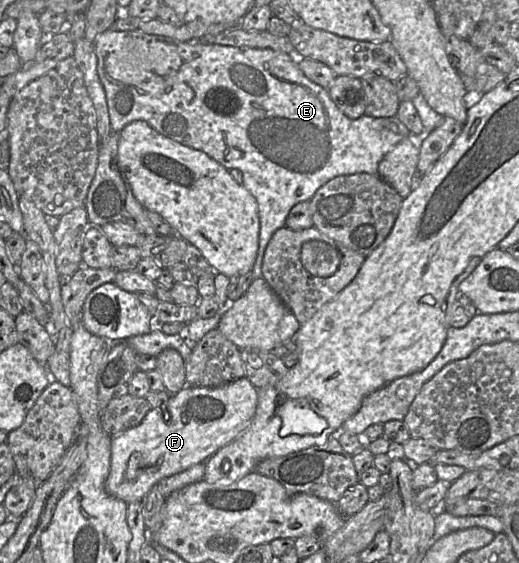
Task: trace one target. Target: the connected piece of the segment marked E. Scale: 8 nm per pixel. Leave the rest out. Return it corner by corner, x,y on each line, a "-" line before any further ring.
112,28
99,34
93,44
97,56
97,72
105,90
110,126
113,132
119,133
132,121
143,120
163,136
206,153
226,169
235,168
242,172
242,185
254,198
259,218
259,246
252,269
253,280
262,277
262,263
266,247
275,231
285,226
286,218
294,205
302,201
309,201
321,186
337,176
356,173
378,174
377,165
373,170
372,156
381,147
388,148
386,155
400,141
411,135
411,132
399,120
397,115
393,117
372,117
364,114
357,119
350,119
345,116
331,99
328,90
312,82
303,74
297,65
295,55
271,49
181,42
168,37
149,35
141,31
119,31

